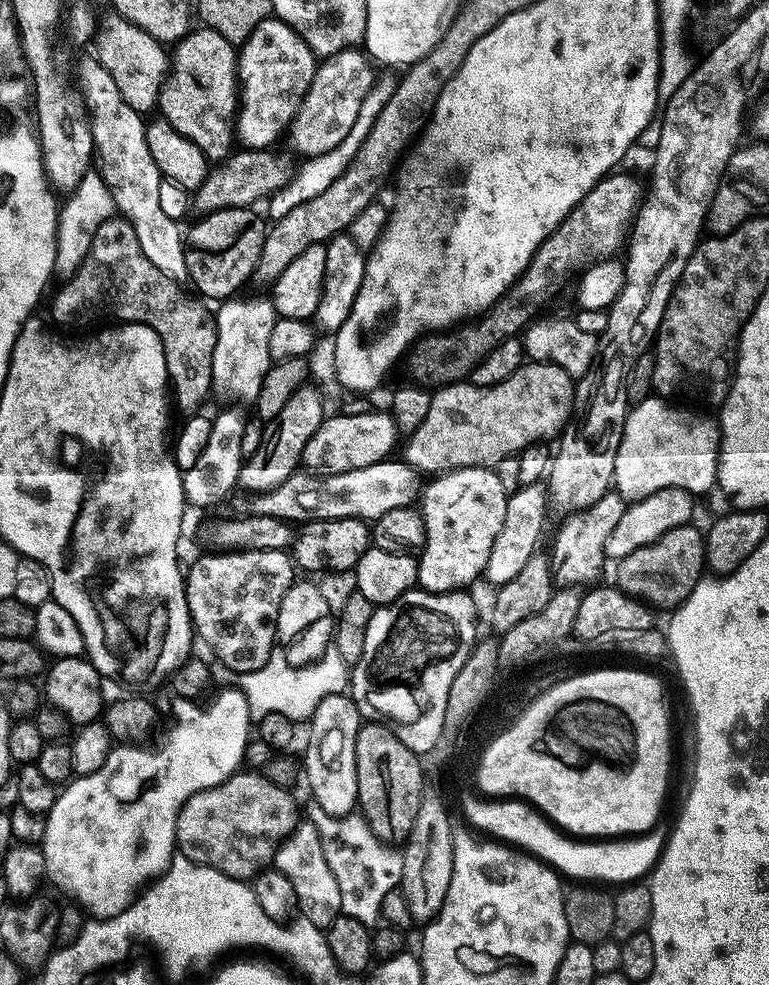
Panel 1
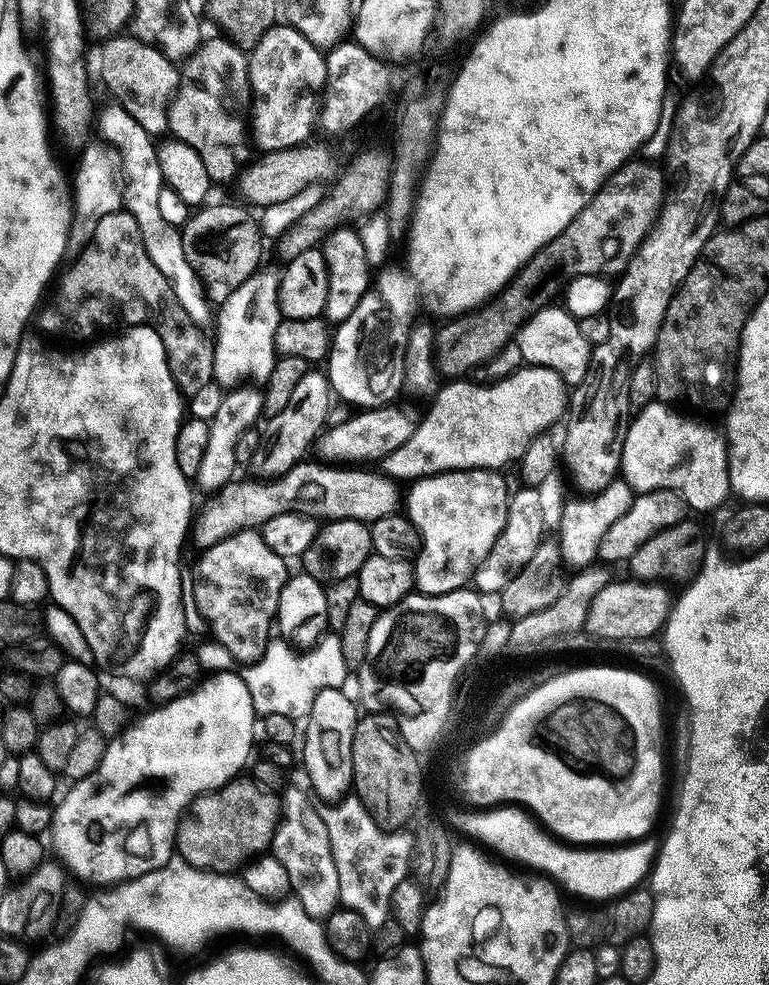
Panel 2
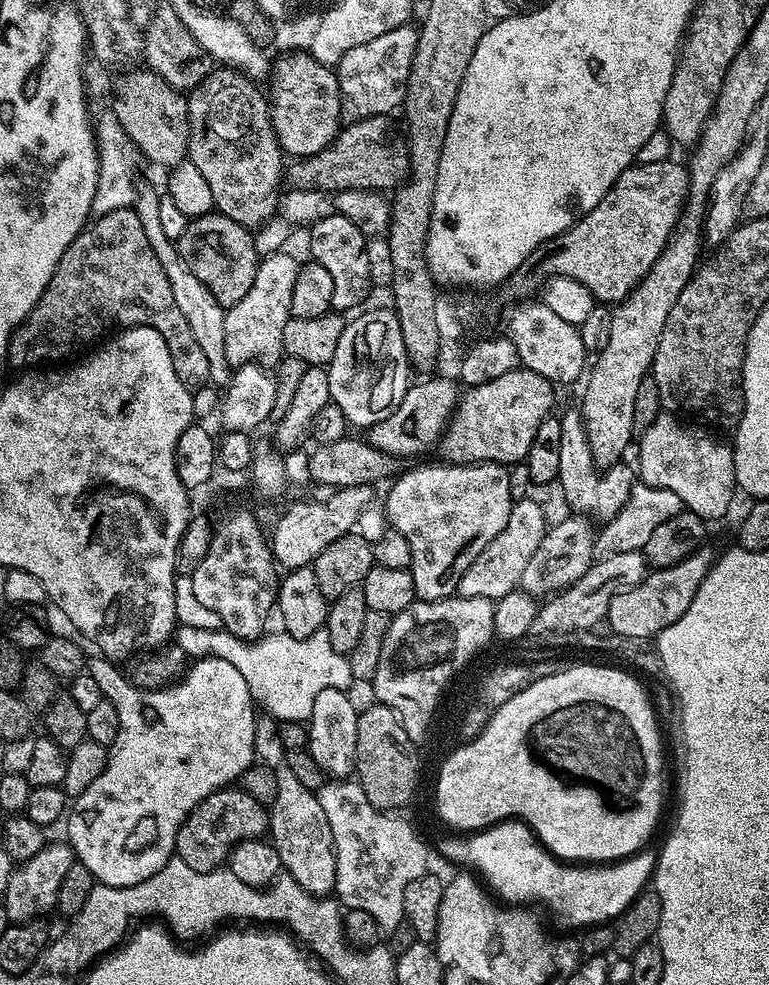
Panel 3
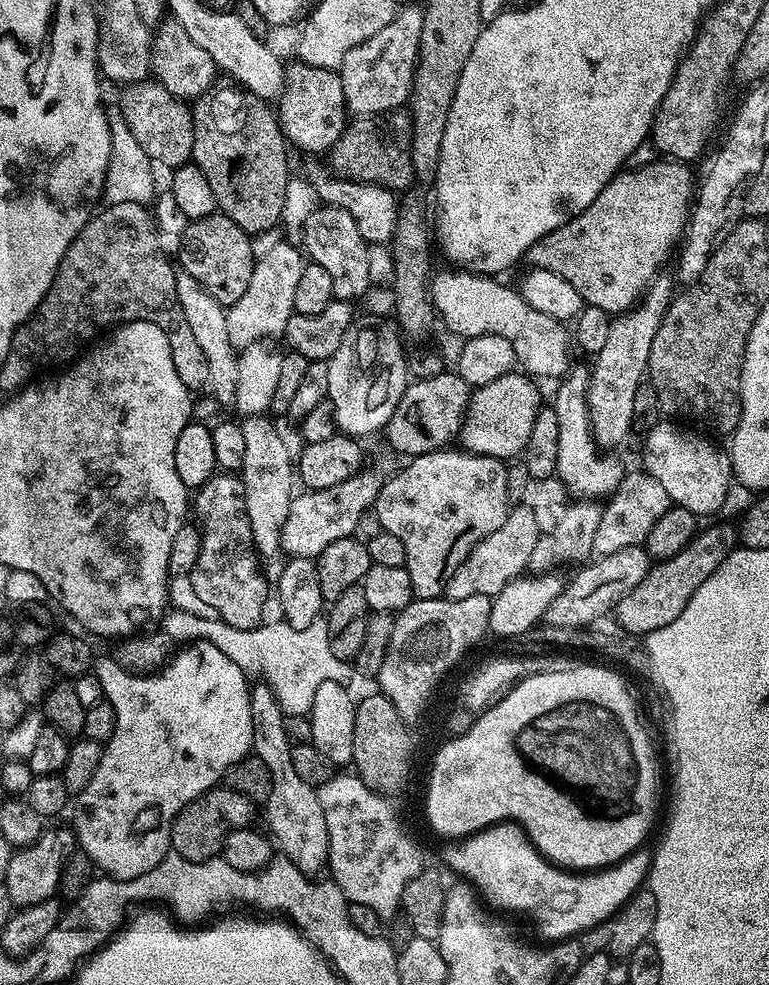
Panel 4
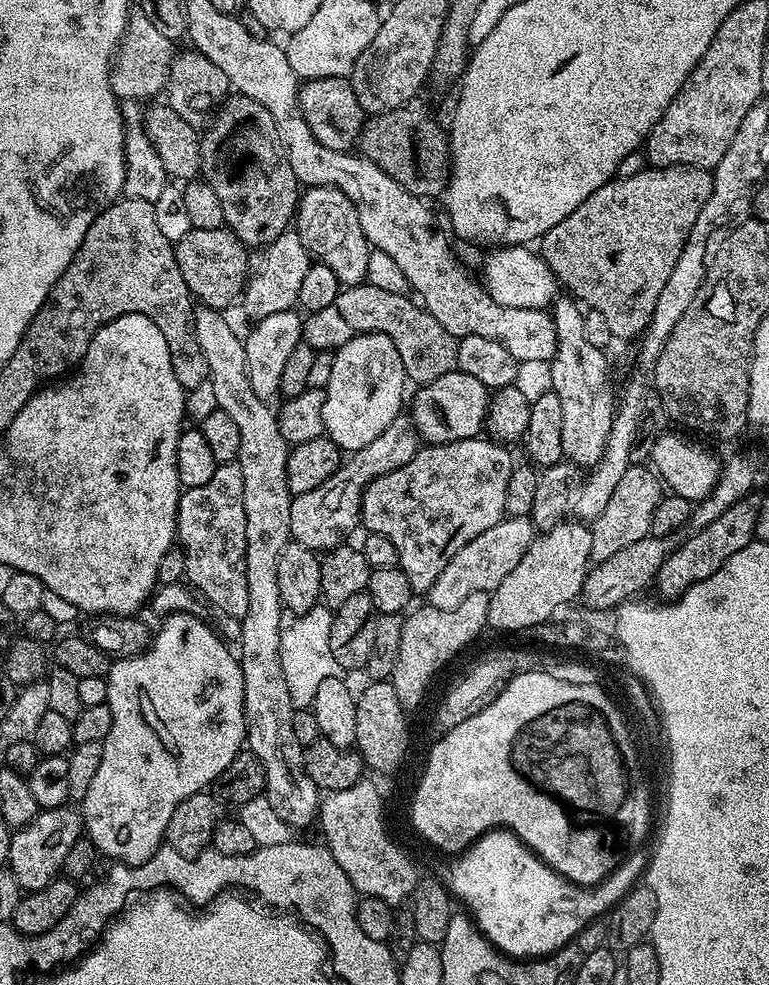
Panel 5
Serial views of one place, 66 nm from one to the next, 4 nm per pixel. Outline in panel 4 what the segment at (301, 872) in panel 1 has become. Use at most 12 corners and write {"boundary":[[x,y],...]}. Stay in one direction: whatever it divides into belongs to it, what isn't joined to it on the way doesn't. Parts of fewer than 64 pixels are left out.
{"boundary":[[253,683],[252,752],[266,764],[275,847],[302,871],[328,864],[317,789],[294,771],[272,687]]}

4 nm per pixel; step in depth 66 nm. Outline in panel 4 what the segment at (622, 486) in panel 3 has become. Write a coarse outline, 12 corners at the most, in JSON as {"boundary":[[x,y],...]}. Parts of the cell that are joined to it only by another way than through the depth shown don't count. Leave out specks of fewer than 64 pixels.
{"boundary":[[589,369],[556,388],[556,476],[576,498],[615,492],[626,468],[603,460],[588,413]]}

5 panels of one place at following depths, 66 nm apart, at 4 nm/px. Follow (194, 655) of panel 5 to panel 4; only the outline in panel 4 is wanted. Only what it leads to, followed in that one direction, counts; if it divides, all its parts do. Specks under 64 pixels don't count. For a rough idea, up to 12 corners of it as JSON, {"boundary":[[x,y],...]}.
{"boundary":[[197,640],[97,663],[113,734],[79,851],[133,880],[252,752],[250,680]]}

